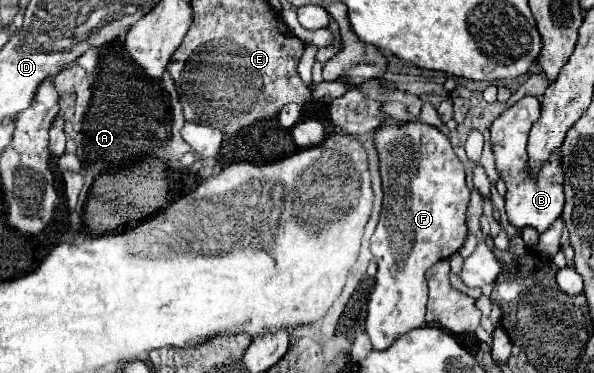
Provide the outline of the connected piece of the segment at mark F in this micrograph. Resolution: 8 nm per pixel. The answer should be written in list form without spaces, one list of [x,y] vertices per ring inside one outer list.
[[[386,122],[374,130],[374,146],[380,158],[380,176],[382,176],[382,190],[384,202],[380,212],[380,222],[372,234],[372,254],[378,264],[376,286],[370,296],[368,318],[366,318],[366,332],[376,350],[388,348],[396,336],[424,326],[426,314],[426,300],[428,300],[428,286],[424,272],[442,258],[452,256],[460,250],[466,240],[468,226],[466,226],[466,208],[470,202],[470,188],[466,186],[464,166],[456,156],[448,136],[444,136],[436,126],[424,122],[406,122],[394,124]]]

